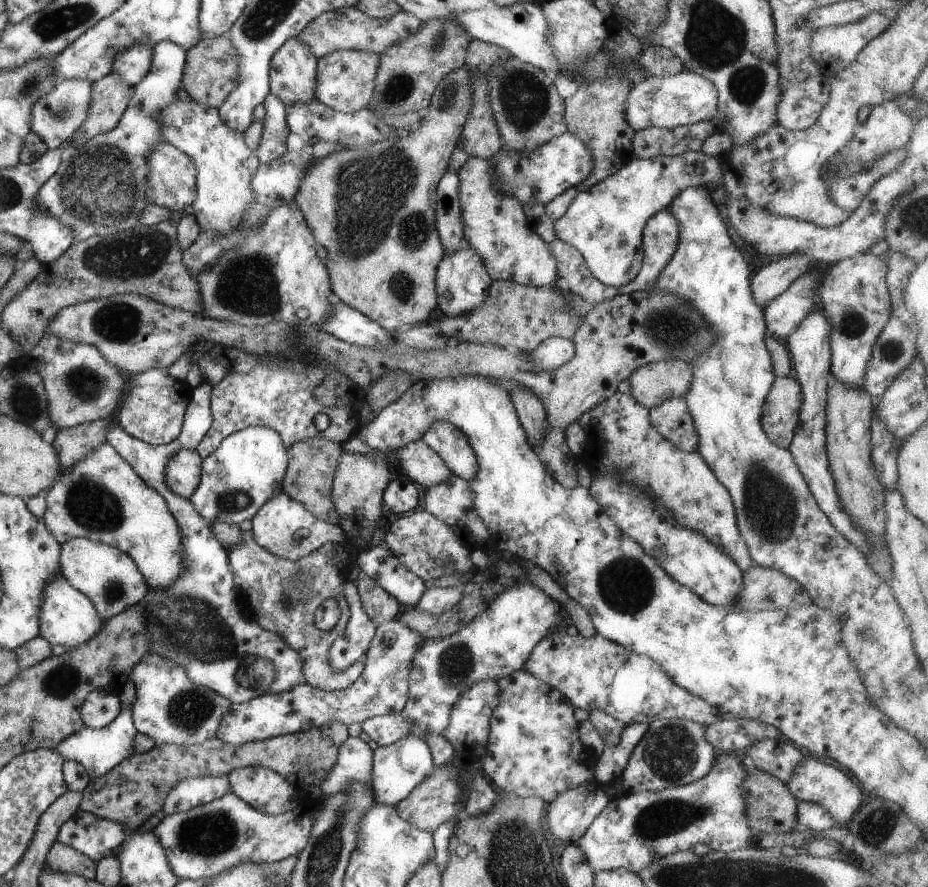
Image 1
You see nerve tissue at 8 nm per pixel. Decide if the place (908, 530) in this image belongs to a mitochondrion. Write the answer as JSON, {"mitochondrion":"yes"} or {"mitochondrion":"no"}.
{"mitochondrion":"no"}

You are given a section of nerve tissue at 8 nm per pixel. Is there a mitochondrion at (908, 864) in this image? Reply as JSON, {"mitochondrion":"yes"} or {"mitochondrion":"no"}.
{"mitochondrion":"no"}

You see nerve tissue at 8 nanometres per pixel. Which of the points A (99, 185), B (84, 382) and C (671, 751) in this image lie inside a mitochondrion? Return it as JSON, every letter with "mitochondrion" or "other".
{"A":"mitochondrion","B":"mitochondrion","C":"mitochondrion"}

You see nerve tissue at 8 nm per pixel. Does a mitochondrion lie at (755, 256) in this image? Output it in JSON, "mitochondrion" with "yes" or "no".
{"mitochondrion":"no"}

